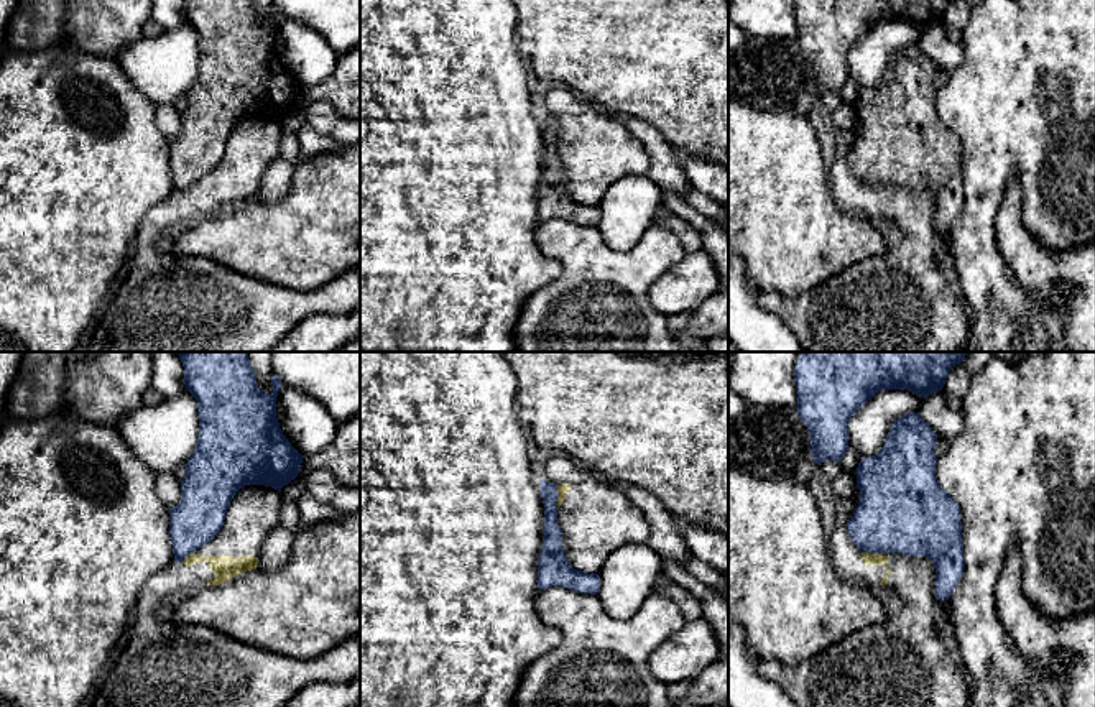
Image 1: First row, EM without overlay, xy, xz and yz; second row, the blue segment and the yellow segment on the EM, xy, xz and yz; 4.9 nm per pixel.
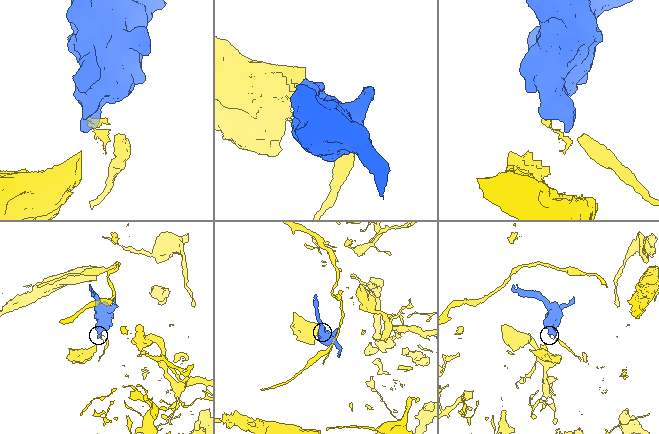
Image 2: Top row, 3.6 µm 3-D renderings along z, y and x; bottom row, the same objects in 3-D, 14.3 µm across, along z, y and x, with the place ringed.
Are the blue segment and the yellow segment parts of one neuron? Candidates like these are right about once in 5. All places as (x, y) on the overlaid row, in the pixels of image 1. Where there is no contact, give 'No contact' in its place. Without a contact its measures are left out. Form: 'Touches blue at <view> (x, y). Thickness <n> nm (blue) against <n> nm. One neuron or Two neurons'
Touches blue at xz (558, 497). Thickness 100 nm (blue) against 50 nm. Two neurons

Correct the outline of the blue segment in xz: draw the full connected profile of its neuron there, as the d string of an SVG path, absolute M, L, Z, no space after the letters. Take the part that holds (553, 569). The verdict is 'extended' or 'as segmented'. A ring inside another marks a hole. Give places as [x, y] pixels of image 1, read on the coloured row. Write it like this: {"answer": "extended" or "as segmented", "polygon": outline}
{"answer": "as segmented", "polygon": "M539 480L539 487L544 503L544 541L538 562L538 589L557 585L580 594L597 595L600 575L574 569L562 549L562 533L557 524L556 505L559 498L557 485Z"}

